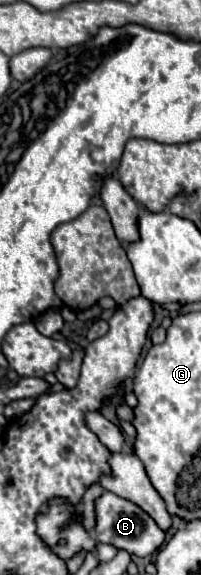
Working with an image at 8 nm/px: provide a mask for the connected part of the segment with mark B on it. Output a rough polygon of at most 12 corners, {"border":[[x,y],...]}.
{"border":[[111,491],[95,499],[97,543],[137,557],[155,553],[163,529]]}

